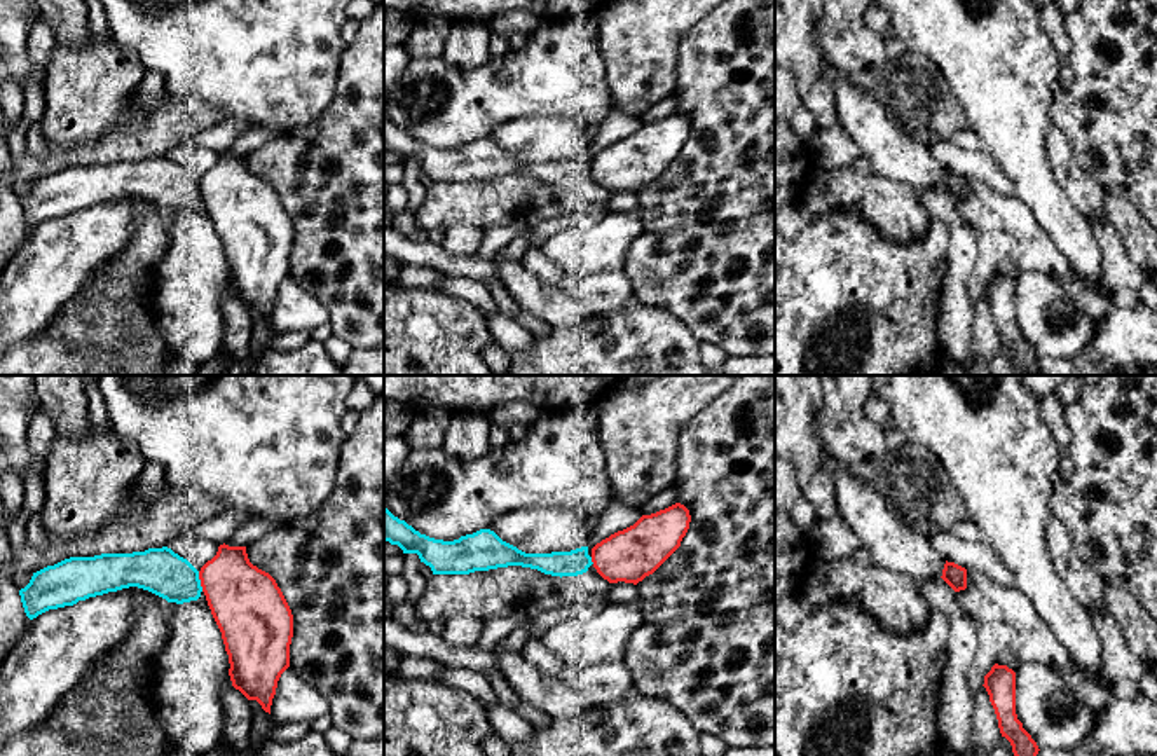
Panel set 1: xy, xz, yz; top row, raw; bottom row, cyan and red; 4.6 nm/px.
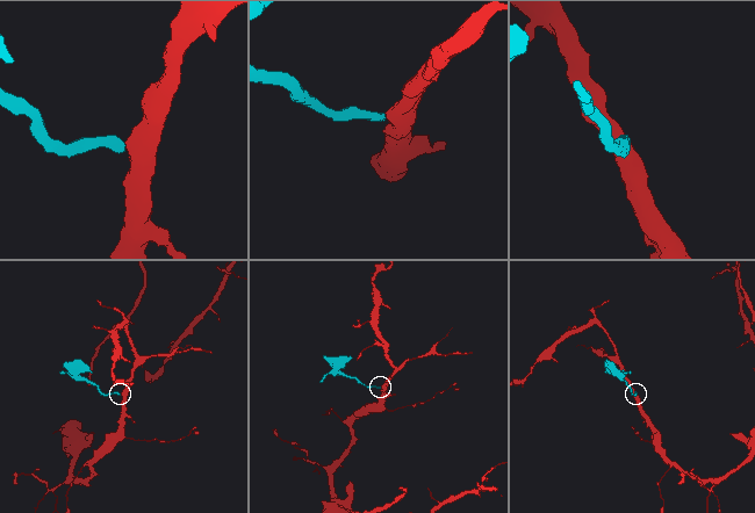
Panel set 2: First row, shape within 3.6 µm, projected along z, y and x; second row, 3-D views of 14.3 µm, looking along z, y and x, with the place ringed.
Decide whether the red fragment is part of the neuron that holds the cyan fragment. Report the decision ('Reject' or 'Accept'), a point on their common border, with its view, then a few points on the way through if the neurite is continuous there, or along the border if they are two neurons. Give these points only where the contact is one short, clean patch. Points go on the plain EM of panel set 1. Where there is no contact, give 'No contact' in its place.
Reject. Touches cyan at xy (199, 191)

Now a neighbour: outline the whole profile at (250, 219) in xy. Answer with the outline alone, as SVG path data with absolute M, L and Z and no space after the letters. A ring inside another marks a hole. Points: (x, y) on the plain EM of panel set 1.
M225 152L201 176L199 189L211 223L222 241L232 295L248 309L257 309L270 323L277 290L290 276L293 246L293 223L281 197L269 182L250 171L246 155L229 155Z

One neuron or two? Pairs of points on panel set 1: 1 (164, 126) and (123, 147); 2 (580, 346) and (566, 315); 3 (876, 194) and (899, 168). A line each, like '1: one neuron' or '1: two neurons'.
1: one neuron
2: two neurons
3: two neurons

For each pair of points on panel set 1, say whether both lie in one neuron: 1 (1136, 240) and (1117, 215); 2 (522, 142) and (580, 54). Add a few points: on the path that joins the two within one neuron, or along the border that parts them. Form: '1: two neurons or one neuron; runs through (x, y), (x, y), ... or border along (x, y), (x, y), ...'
1: one neuron; runs through (1136, 234), (1122, 220)
2: two neurons; border along (580, 119), (566, 116), (522, 116), (499, 126)

